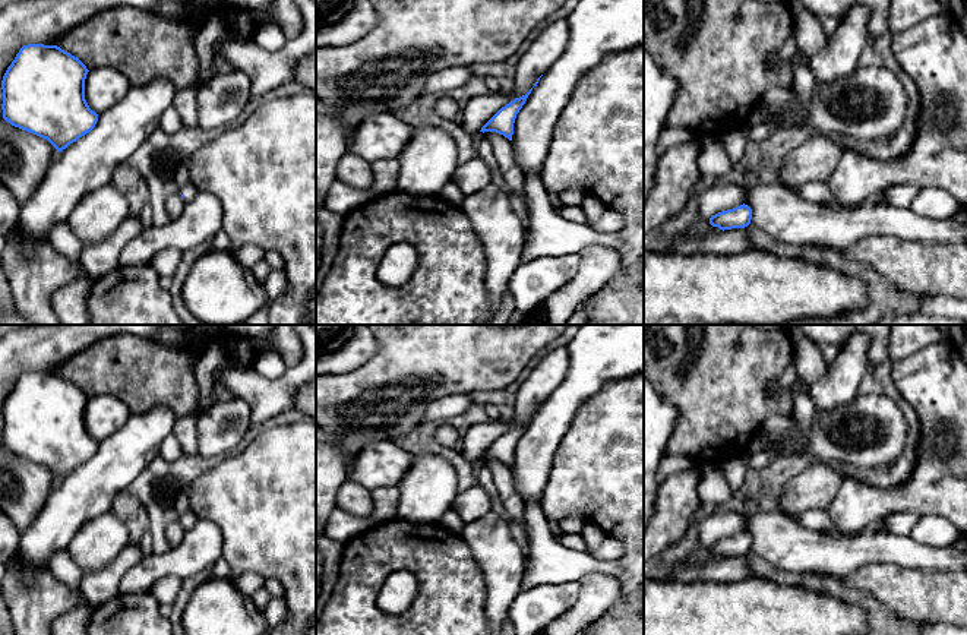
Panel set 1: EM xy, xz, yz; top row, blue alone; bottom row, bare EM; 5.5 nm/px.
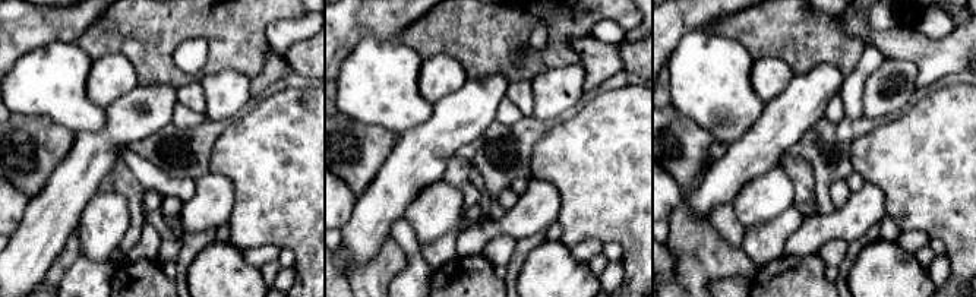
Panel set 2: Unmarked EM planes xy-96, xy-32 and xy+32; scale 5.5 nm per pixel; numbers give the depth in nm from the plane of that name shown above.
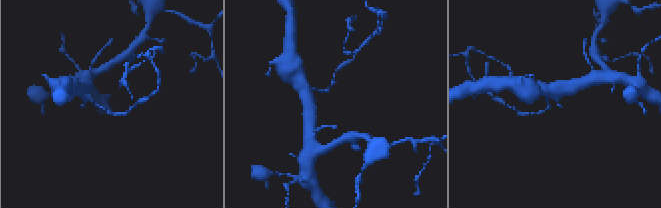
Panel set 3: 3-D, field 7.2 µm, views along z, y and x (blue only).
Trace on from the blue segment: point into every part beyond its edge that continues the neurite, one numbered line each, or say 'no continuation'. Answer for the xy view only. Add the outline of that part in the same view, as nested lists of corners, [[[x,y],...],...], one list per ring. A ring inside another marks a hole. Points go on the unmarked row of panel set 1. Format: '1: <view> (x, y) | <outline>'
1: xy (189, 518) | [[[190,509],[187,511],[180,521],[183,522],[184,530],[190,530],[192,527],[195,527],[195,524],[197,522],[197,516],[196,514]]]

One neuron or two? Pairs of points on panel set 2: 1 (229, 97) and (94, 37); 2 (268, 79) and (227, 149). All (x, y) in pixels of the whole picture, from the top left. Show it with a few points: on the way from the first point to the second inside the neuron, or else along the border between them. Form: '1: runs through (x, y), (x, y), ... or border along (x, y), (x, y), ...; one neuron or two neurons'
1: border along (234, 70), (220, 70), (199, 79); two neurons
2: border along (274, 87), (255, 101); two neurons

